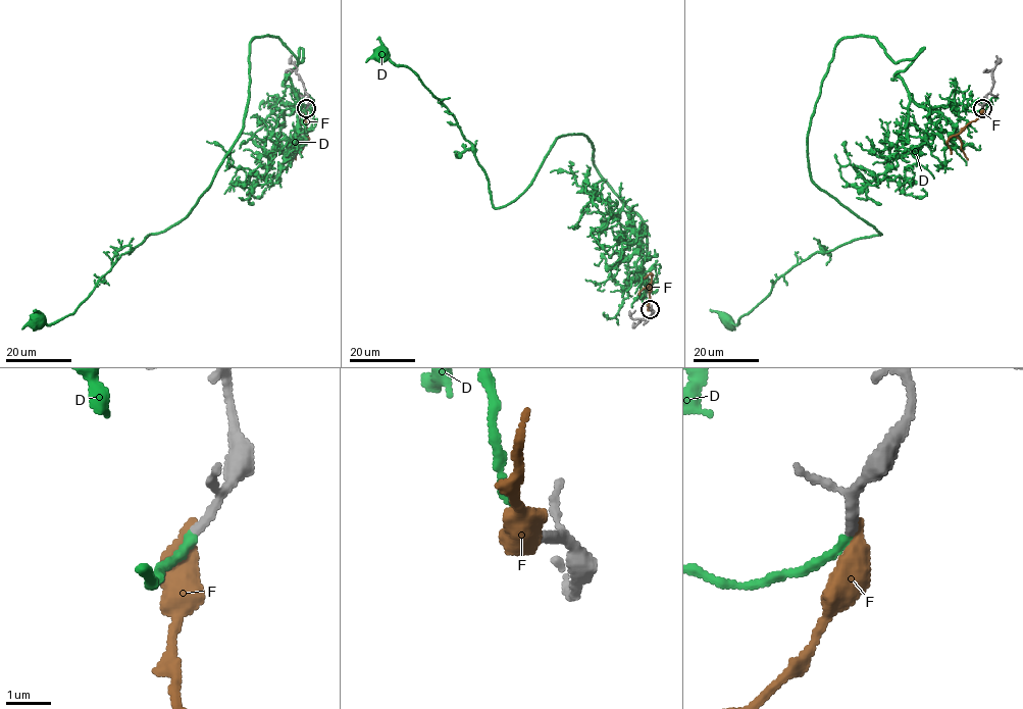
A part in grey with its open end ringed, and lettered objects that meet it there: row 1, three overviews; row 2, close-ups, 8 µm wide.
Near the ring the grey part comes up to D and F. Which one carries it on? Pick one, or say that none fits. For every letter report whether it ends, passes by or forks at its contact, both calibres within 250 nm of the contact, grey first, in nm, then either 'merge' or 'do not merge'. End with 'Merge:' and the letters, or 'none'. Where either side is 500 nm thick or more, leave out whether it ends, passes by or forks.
D: it ends there; 150 nm thick on the grey side, 180 nm on the other; merge
F: it ends there; 150 nm thick on the grey side, 440 nm on the other; do not merge
Merge: D

